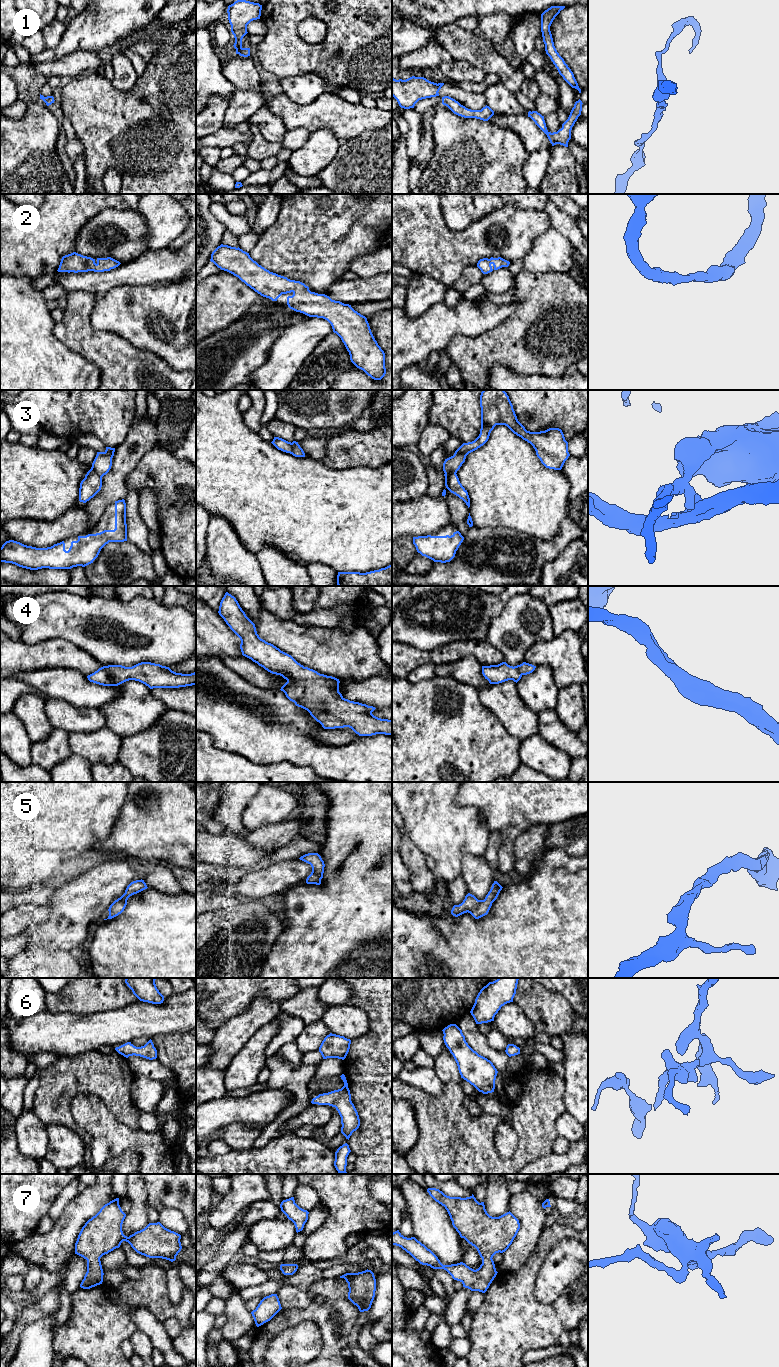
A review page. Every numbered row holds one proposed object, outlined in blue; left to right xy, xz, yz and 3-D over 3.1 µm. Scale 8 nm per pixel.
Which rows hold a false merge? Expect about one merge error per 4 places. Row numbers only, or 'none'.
1, 3

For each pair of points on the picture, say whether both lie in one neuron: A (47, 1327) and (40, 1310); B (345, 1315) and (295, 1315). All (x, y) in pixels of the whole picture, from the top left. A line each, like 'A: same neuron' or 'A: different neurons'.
A: different neurons
B: same neuron

